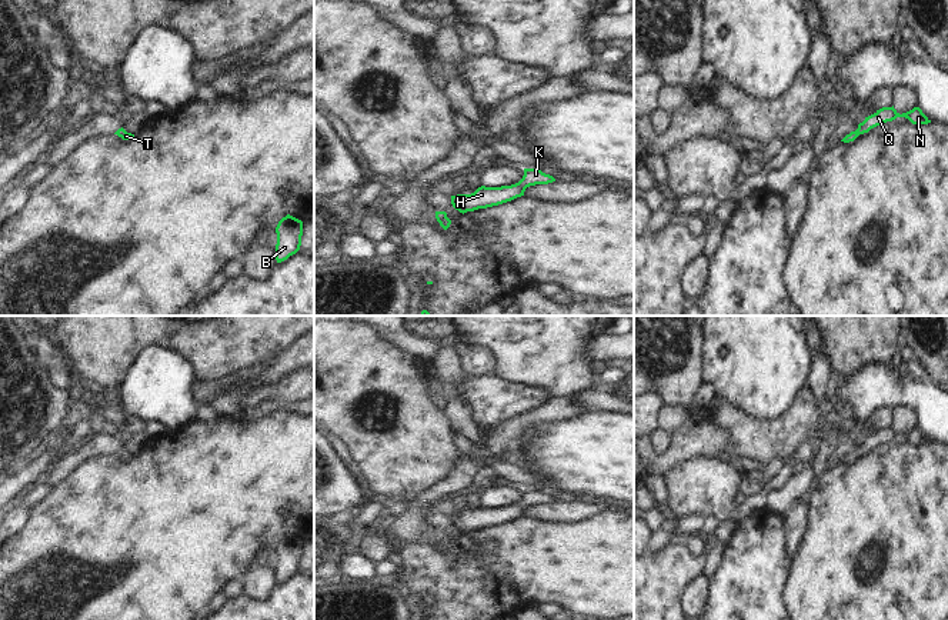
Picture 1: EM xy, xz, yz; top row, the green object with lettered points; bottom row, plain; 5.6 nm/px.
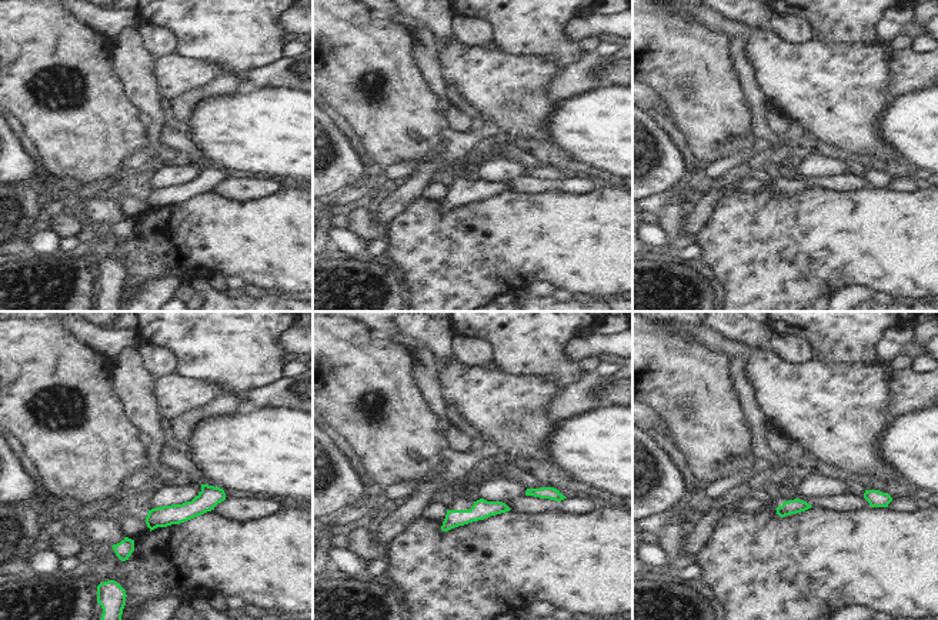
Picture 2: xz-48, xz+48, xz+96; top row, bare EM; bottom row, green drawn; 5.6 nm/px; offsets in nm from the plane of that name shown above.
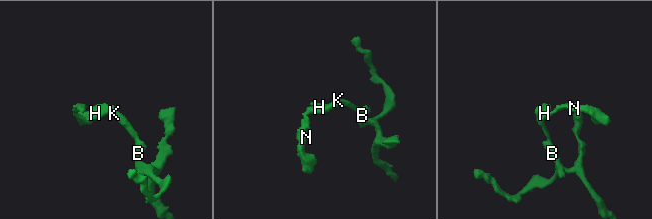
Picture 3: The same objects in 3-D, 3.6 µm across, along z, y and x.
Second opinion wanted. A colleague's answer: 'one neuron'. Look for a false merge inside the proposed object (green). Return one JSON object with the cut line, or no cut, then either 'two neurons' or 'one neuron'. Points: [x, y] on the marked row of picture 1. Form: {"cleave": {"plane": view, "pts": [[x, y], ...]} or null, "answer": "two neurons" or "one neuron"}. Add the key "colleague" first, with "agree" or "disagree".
{"colleague": "agree", "cleave": null, "answer": "one neuron"}

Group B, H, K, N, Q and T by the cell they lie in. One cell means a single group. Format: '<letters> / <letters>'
B H K N Q T

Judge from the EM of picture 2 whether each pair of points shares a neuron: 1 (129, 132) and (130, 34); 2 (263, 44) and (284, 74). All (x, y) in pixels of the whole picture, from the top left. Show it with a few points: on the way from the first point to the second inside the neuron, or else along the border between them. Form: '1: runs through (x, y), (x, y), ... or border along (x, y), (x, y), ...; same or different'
1: border along (113, 62), (113, 73), (142, 110); different
2: border along (283, 57), (259, 69), (243, 72); different

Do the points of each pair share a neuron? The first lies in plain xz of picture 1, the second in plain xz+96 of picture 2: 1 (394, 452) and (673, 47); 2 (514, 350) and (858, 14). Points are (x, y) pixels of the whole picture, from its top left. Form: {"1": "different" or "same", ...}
{"1": "same", "2": "same"}

